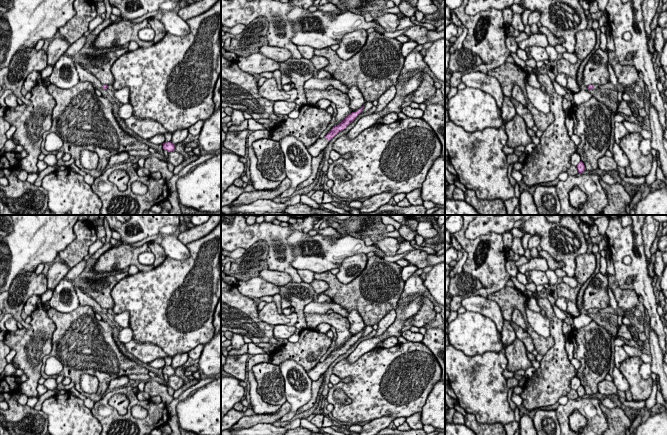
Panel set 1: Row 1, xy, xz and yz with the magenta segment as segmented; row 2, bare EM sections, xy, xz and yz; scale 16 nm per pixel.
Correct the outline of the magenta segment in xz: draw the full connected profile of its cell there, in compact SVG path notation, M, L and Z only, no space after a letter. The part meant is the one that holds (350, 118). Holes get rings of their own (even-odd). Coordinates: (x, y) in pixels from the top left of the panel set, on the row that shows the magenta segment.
M364 105L357 112L352 112L349 114L339 125L333 127L333 129L323 138L319 138L313 145L307 148L308 152L314 157L318 156L322 150L326 148L329 141L332 140L339 132L347 128L347 126L352 123L356 117L362 113Z

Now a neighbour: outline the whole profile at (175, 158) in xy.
M177 151L169 152L168 162L171 163L174 167L178 166L184 161L184 156Z

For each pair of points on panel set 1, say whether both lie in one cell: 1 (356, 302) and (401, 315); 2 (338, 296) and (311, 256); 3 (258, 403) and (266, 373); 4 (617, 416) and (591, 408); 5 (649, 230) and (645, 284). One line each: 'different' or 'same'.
1: different
2: different
3: different
4: different
5: different

